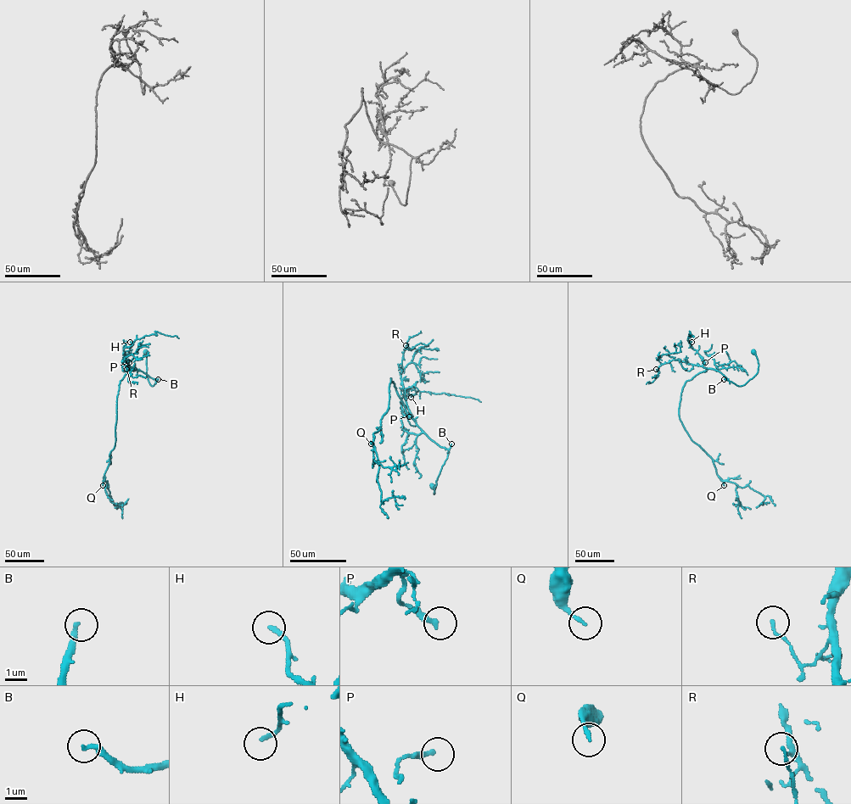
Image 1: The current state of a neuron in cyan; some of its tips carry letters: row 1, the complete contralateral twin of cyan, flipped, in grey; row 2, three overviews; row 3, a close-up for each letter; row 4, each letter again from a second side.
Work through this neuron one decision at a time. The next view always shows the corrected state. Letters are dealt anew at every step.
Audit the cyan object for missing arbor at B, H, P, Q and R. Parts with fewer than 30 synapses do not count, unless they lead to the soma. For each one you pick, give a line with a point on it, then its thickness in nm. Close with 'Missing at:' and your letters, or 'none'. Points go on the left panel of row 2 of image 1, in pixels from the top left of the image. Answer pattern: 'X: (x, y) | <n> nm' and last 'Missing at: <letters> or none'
B: (158, 379) | 240 nm
Missing at: B

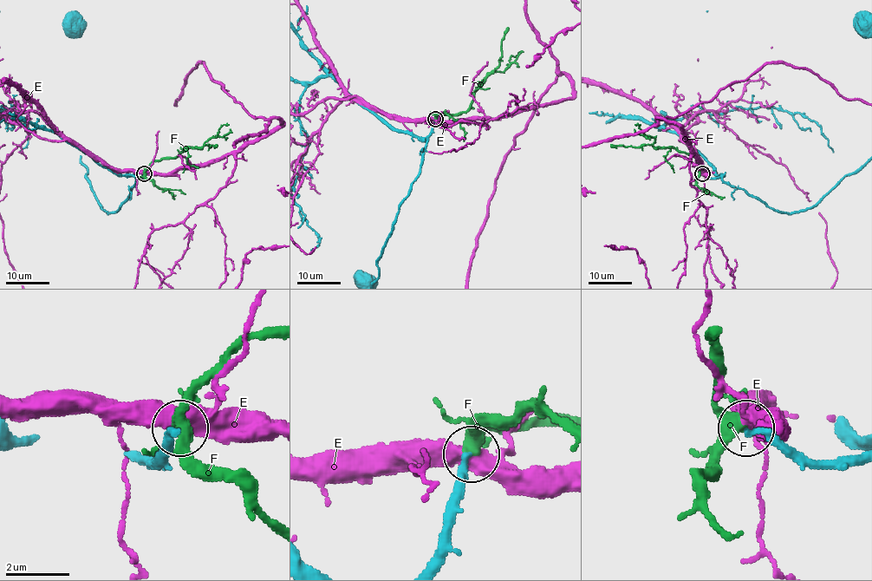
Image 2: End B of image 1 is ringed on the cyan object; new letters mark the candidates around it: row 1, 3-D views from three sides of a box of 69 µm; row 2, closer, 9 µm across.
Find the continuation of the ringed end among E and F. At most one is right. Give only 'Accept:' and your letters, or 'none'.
Accept: F

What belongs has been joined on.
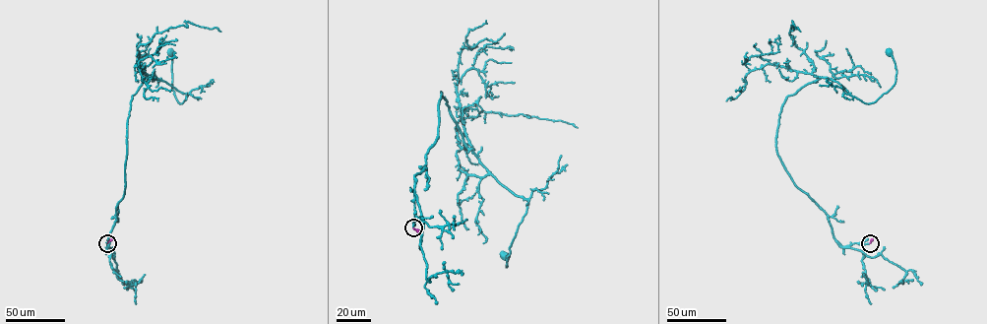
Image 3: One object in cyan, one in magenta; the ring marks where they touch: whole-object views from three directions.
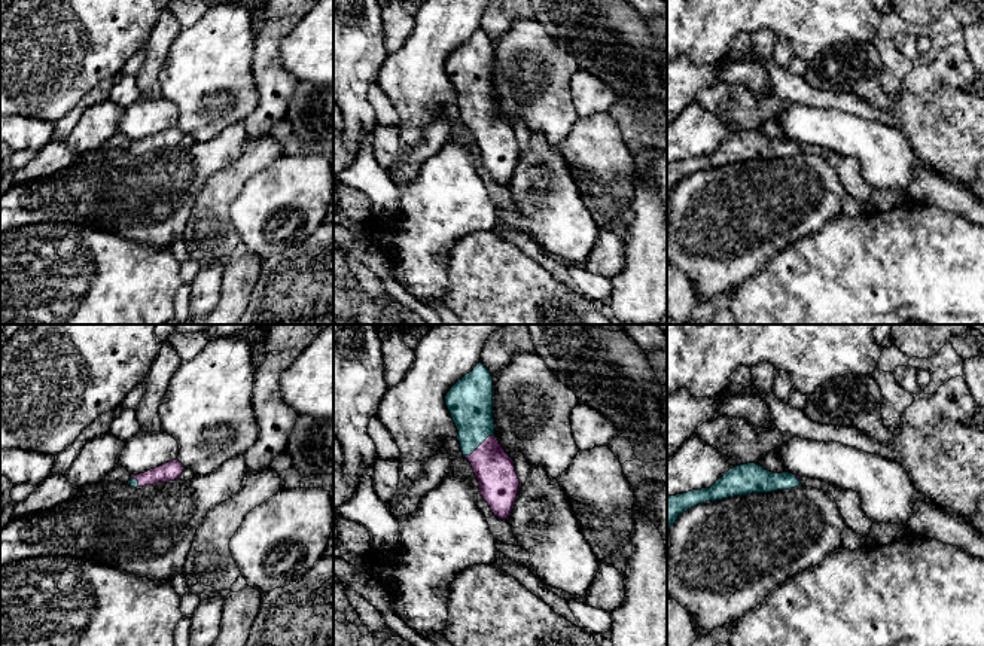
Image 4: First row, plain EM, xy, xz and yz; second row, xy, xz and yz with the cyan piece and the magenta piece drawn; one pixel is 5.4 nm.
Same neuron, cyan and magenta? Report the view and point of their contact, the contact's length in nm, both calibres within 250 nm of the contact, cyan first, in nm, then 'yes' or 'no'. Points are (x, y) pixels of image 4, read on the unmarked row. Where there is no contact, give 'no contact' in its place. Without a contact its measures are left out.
xz (478, 112) | 200 nm | 240/220 nm | yes

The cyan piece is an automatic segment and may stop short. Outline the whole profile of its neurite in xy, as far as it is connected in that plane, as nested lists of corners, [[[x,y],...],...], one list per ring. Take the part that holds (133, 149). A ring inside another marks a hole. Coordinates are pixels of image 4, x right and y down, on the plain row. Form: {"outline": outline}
{"outline": [[[171,127],[144,140],[131,141],[128,152],[137,155],[137,153],[144,153],[144,152],[153,152],[158,149],[170,149],[170,147],[179,146],[183,135],[185,134],[179,127]]]}

